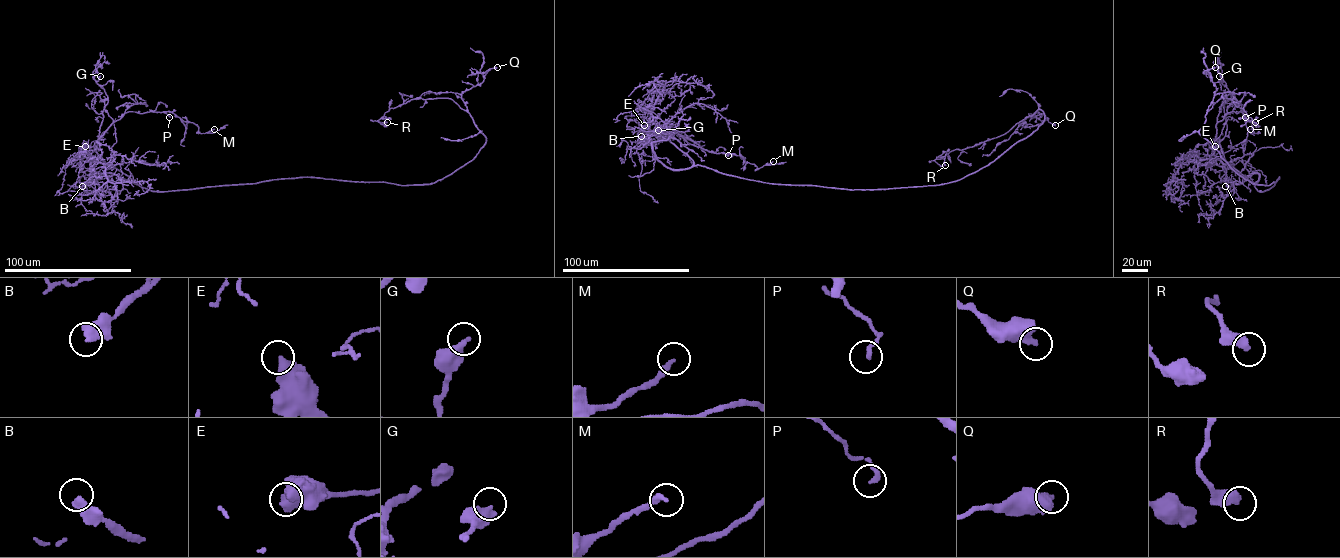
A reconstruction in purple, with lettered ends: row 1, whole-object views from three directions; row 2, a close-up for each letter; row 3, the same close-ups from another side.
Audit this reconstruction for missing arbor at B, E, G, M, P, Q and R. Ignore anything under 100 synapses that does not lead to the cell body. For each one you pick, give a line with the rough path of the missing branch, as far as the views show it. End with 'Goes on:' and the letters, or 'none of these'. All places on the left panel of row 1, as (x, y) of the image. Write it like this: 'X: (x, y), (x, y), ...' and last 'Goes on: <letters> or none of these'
B: (82, 186), (74, 190), (51, 189), (47, 197), (53, 203)
Goes on: B

